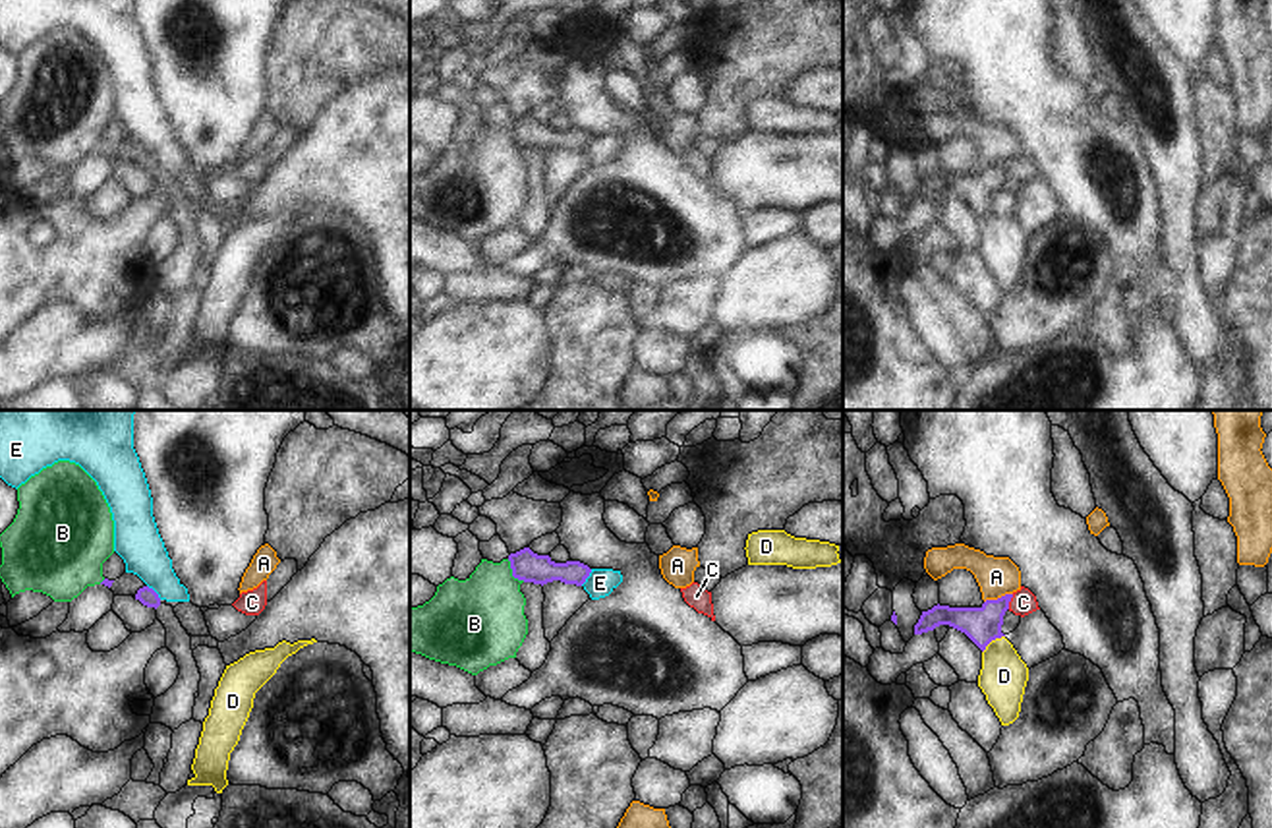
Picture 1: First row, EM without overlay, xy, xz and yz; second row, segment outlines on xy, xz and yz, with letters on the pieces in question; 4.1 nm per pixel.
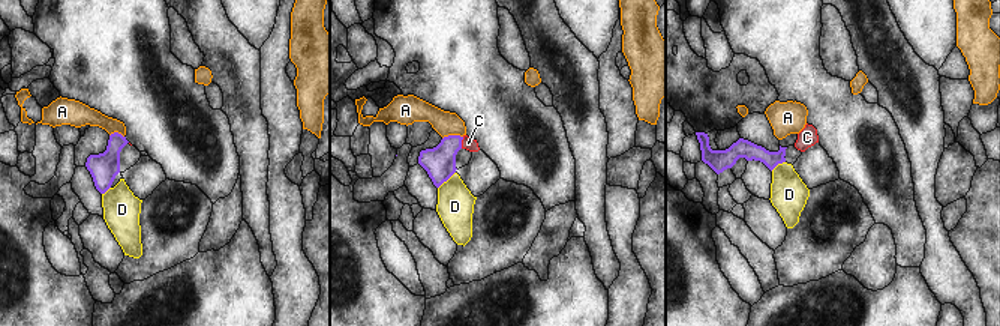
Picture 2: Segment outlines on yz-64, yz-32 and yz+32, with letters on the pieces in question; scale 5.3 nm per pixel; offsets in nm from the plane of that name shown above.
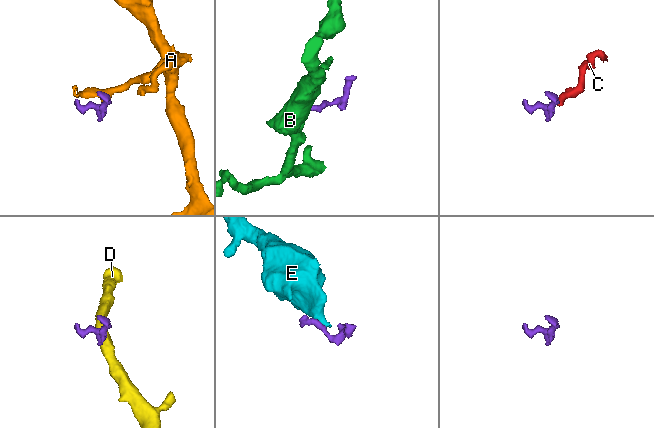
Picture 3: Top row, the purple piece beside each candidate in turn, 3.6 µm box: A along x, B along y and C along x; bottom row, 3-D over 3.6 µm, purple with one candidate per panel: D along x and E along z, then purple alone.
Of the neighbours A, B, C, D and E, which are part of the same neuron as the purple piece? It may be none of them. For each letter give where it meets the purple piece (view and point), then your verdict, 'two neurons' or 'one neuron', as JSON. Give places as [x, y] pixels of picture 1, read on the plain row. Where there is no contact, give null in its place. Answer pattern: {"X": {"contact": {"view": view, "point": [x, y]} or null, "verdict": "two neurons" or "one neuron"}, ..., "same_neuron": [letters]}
{"A": {"contact": {"view": "yz", "point": [998, 165]}, "verdict": "two neurons"}, "B": {"contact": {"view": "xz", "point": [513, 140]}, "verdict": "two neurons"}, "C": {"contact": {"view": "yz", "point": [1010, 167]}, "verdict": "one neuron"}, "D": {"contact": {"view": "yz", "point": [992, 206]}, "verdict": "two neurons"}, "E": {"contact": {"view": "xz", "point": [588, 142]}, "verdict": "two neurons"}, "same_neuron": ["C"]}

